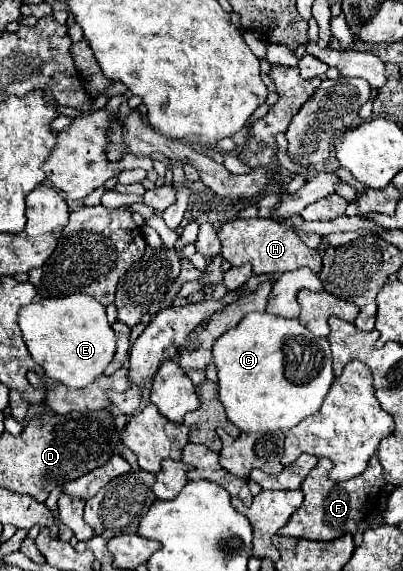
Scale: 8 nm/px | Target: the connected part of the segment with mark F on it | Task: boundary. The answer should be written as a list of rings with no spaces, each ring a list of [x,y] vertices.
[[[373,455],[369,459],[367,469],[349,481],[331,481],[327,477],[329,469],[331,469],[331,461],[319,459],[319,463],[313,467],[313,471],[305,477],[305,481],[301,483],[305,501],[297,509],[297,513],[293,513],[289,523],[283,529],[279,529],[281,535],[313,539],[313,541],[333,541],[337,537],[343,537],[345,533],[351,533],[351,535],[357,533],[359,523],[365,521],[367,513],[375,507],[381,487],[387,485],[387,481],[383,477],[383,467],[381,467],[377,455]]]

